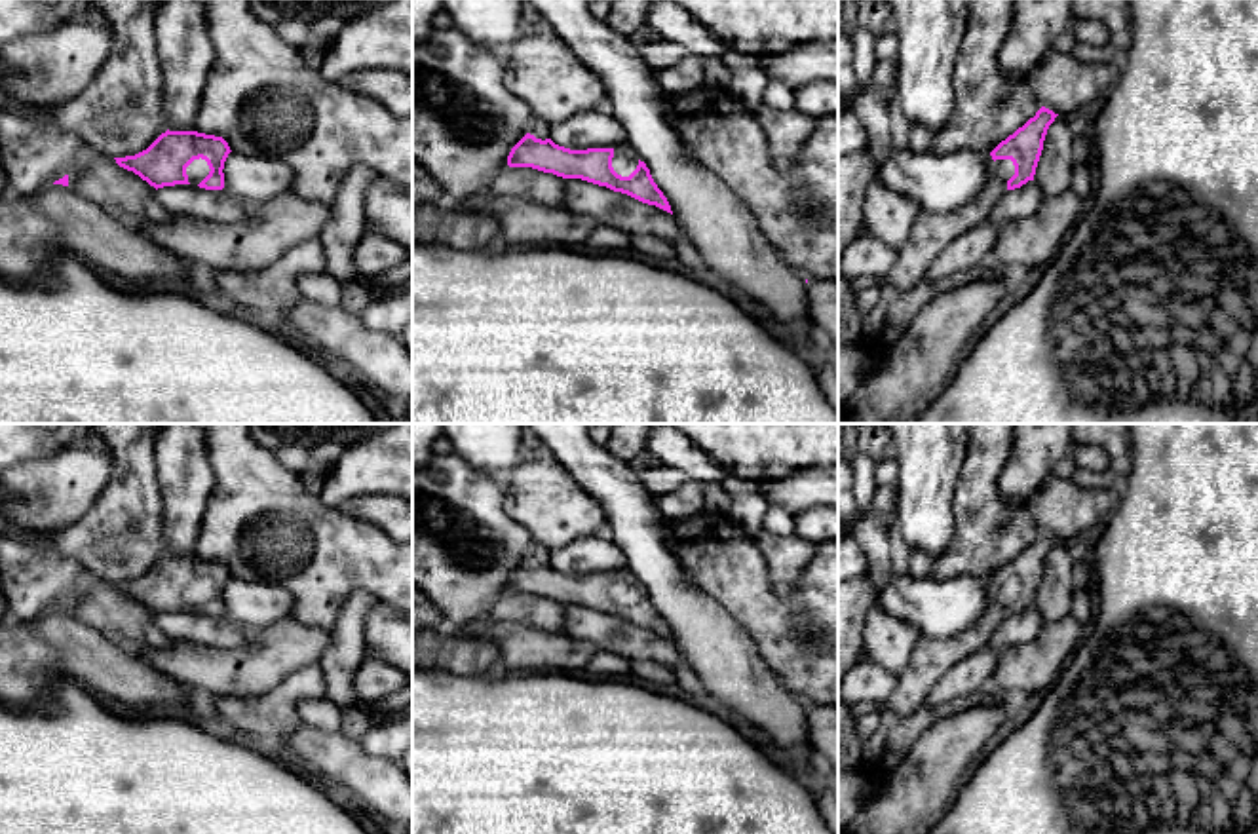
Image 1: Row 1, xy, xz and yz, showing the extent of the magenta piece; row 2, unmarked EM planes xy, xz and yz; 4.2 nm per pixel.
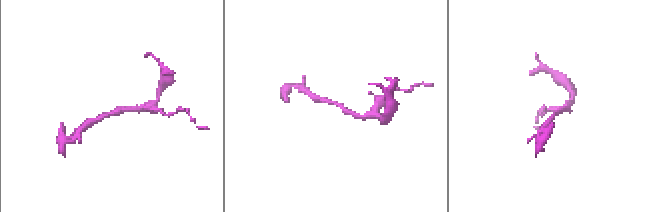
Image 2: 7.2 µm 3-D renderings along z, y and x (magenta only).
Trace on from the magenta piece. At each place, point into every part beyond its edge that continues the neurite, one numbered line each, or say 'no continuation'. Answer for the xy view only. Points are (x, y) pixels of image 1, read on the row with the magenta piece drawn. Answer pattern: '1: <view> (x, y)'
1: xy (198, 170)

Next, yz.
1: yz (932, 232)

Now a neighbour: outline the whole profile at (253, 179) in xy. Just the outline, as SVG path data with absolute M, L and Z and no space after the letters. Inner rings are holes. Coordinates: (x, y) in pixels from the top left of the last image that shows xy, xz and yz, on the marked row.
M230 152L224 161L224 190L239 201L262 205L293 190L295 171L277 158Z

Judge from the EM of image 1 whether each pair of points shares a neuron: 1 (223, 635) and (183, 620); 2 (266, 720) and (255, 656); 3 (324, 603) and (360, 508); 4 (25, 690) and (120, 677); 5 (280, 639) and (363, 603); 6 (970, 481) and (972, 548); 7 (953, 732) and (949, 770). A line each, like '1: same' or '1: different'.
1: same
2: different
3: different
4: same
5: different
6: same
7: same

